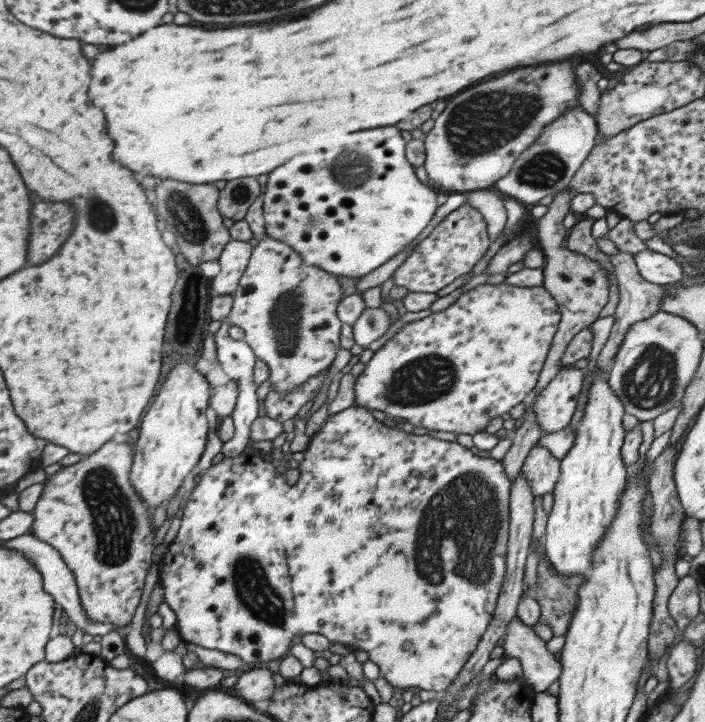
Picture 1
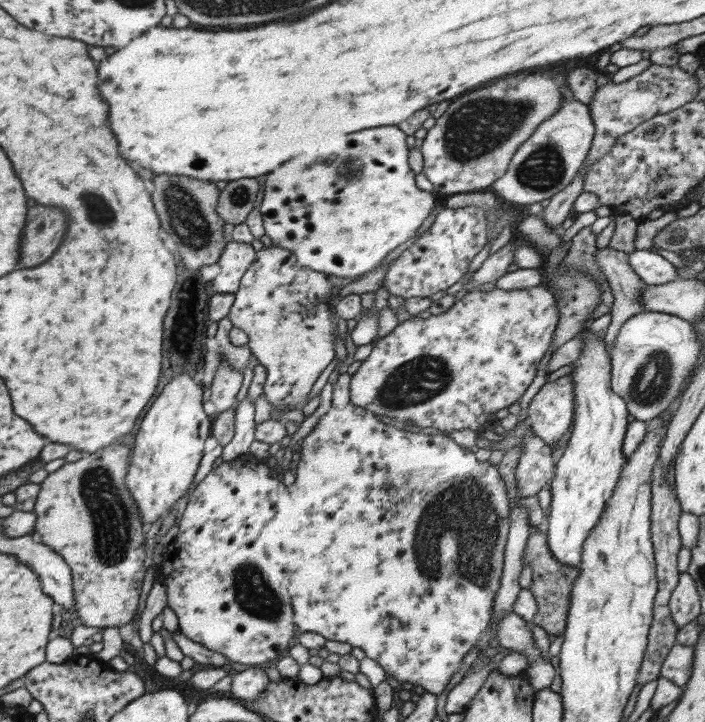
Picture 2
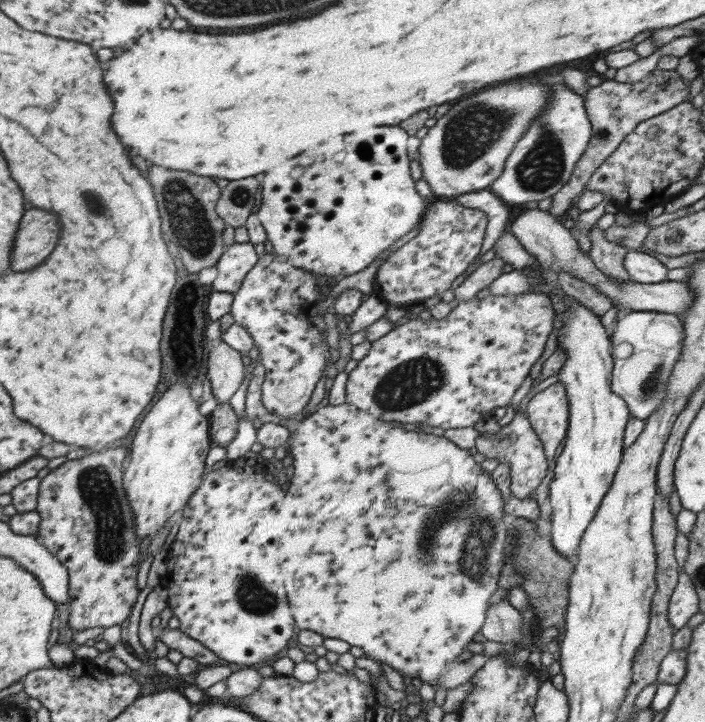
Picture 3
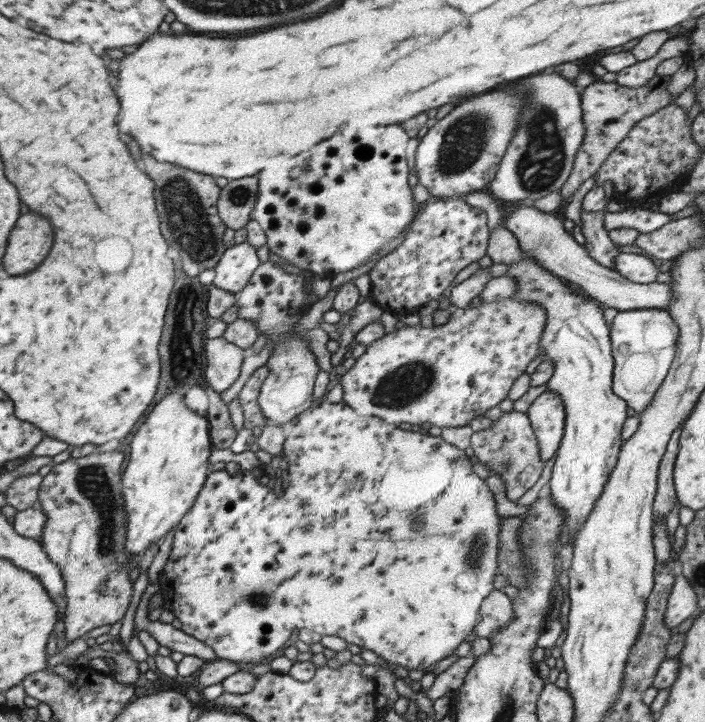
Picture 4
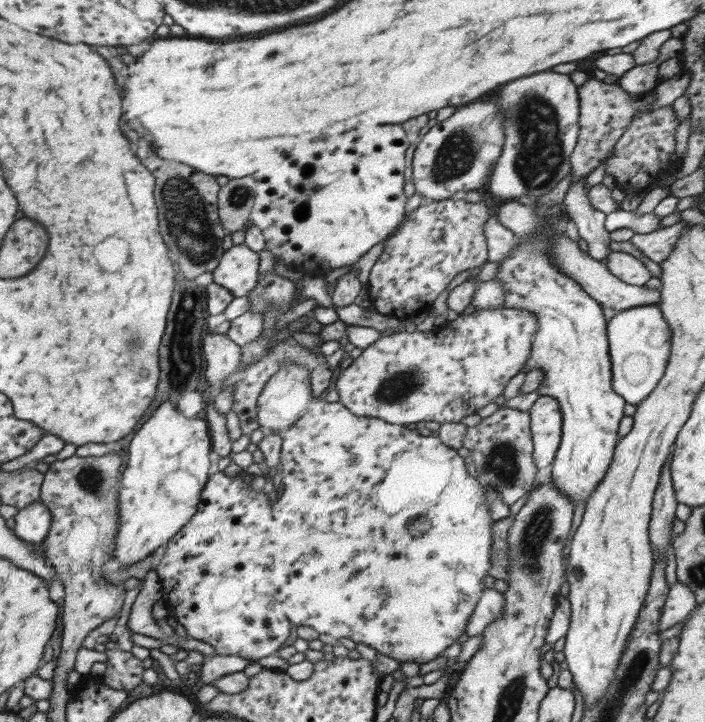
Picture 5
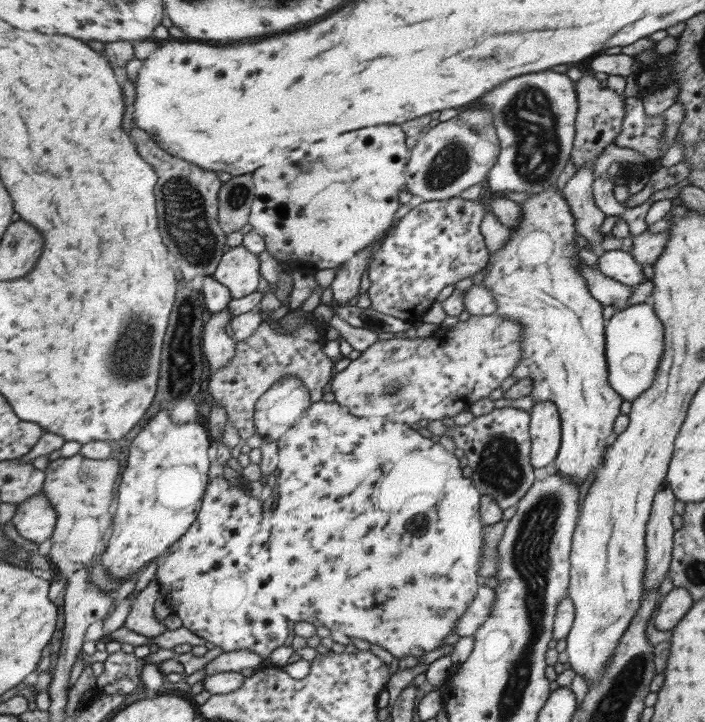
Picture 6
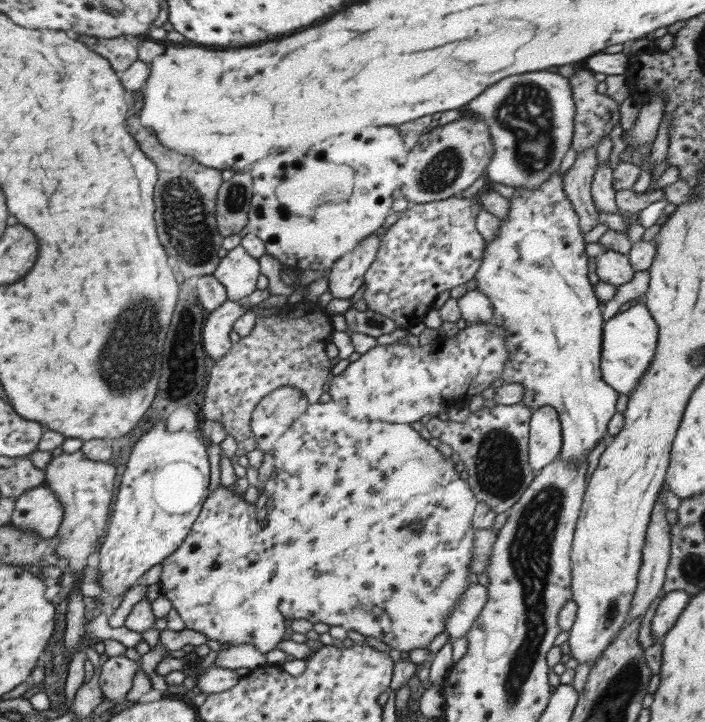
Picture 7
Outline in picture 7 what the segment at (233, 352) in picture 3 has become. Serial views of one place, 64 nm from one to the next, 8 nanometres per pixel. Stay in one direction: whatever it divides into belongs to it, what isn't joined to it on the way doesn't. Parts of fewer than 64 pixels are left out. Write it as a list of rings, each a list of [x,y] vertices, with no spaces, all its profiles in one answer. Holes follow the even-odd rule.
[[[226,301],[214,312],[207,312],[202,329],[202,344],[215,361],[229,351],[232,346],[229,334],[233,330],[233,324],[245,312],[236,301]]]

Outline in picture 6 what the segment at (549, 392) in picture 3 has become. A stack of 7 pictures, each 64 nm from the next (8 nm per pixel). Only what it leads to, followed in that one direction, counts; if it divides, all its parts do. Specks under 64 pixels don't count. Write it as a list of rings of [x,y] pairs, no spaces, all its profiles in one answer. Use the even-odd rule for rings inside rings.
[[[548,401],[537,402],[529,411],[529,435],[532,466],[544,468],[556,460],[561,445],[561,418],[557,406]]]

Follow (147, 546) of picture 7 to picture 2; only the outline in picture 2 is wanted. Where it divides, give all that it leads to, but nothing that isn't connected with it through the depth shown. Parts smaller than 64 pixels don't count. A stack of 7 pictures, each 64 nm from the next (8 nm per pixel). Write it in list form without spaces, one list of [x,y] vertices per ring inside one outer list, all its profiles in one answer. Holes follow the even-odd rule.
[[[178,374],[164,386],[140,422],[125,483],[142,514],[144,528],[176,507],[187,488],[193,487],[192,480],[204,456],[204,442],[211,434],[212,419],[202,408],[203,388],[202,382],[194,382],[190,374]]]

